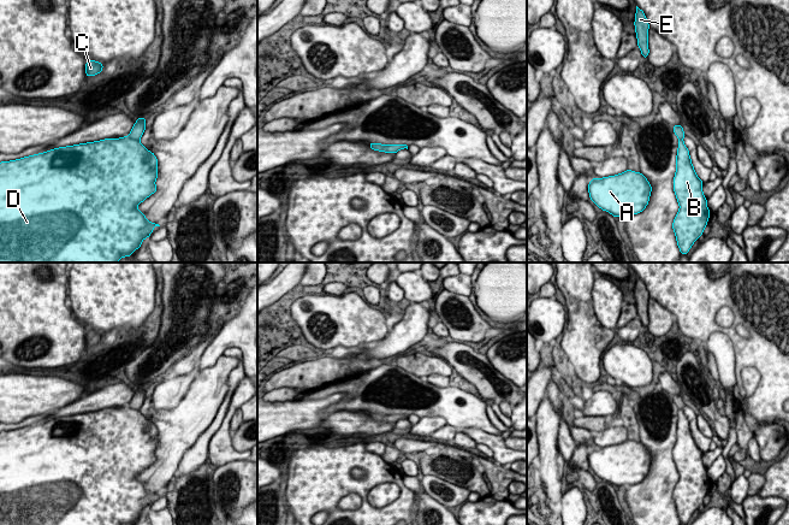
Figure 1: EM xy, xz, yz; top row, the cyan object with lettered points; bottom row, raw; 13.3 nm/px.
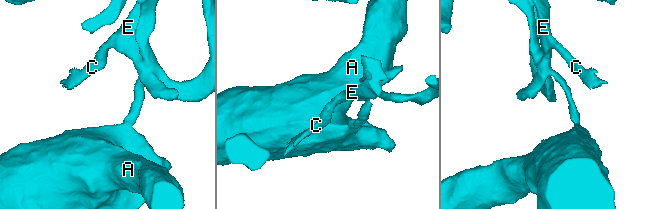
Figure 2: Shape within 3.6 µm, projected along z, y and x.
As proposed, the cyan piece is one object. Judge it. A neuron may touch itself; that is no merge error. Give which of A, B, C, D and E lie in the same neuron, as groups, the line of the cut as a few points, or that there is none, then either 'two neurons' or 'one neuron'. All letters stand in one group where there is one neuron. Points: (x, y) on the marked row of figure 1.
A B D / C E | xy (128, 136), (137, 141) | two neurons

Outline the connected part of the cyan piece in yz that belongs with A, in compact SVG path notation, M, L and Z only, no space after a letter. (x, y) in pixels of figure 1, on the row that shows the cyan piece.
M631 170L616 176L592 178L589 199L613 217L628 217L642 212L648 205L652 187L647 178Z

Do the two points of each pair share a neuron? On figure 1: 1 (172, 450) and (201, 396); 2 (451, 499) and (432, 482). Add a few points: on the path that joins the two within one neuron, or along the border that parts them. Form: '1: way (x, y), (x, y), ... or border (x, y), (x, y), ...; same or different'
1: way (174, 437), (177, 431), (197, 410); same
2: way (446, 494), (437, 487); same

